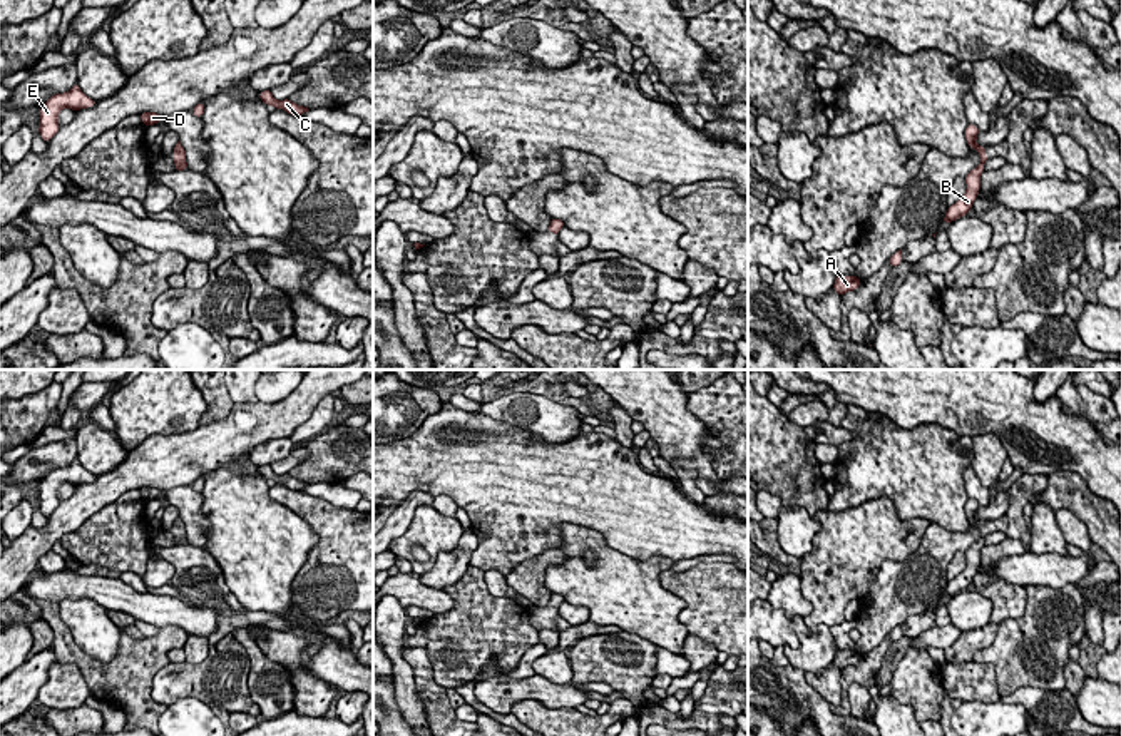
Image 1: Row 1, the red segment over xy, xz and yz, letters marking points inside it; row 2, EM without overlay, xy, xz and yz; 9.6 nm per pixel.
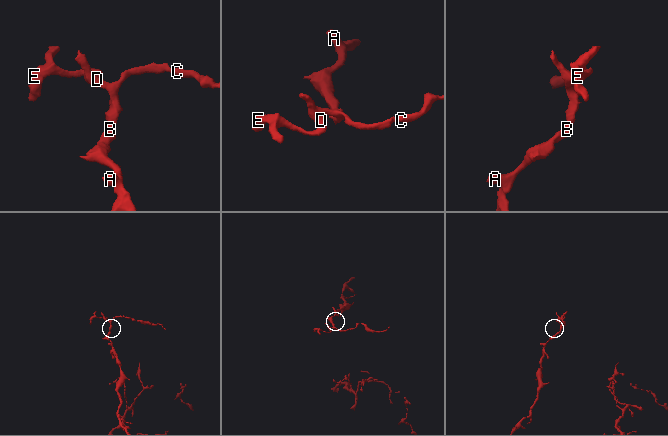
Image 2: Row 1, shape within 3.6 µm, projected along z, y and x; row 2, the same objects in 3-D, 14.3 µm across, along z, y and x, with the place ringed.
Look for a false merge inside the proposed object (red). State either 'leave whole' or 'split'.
leave whole

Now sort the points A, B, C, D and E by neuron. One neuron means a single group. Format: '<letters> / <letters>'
A B C D E

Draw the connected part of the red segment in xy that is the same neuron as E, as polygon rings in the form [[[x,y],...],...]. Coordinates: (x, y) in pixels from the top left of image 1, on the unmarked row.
[[[75,458],[69,467],[65,468],[55,468],[52,470],[40,483],[40,512],[49,517],[60,503],[57,493],[59,487],[62,483],[72,483],[80,485],[87,482],[94,482],[97,475],[92,475],[87,472],[79,458]]]

